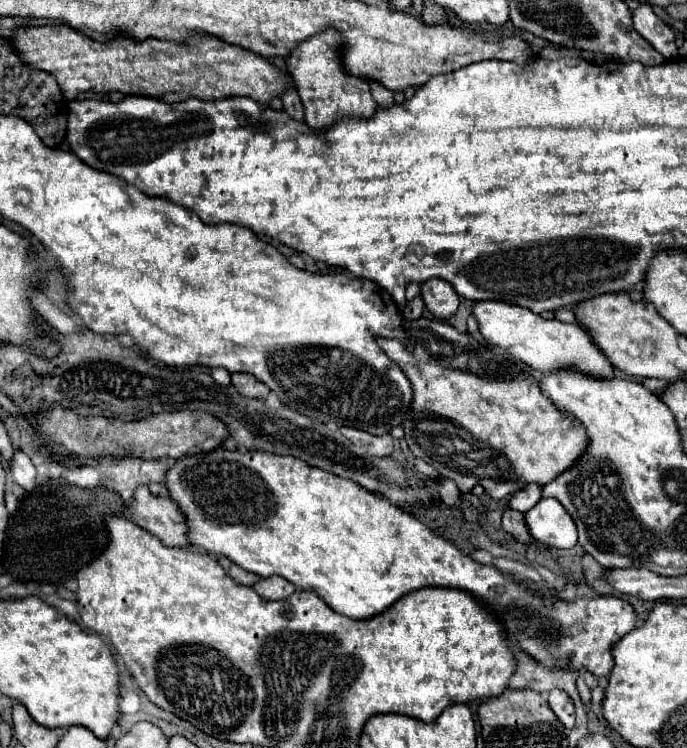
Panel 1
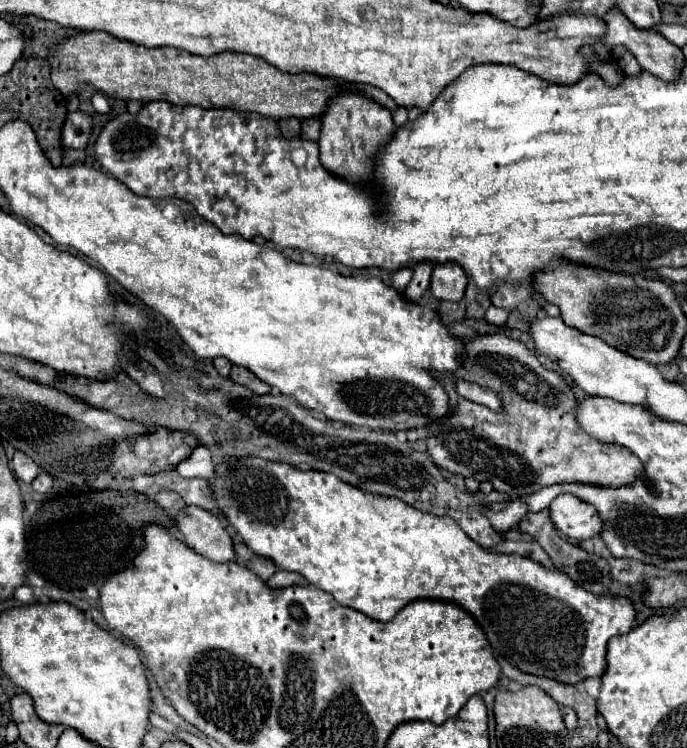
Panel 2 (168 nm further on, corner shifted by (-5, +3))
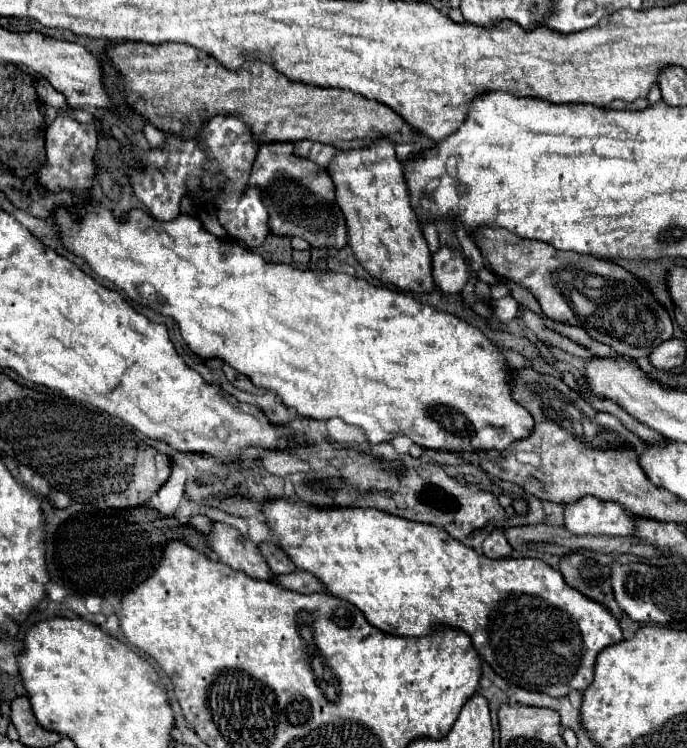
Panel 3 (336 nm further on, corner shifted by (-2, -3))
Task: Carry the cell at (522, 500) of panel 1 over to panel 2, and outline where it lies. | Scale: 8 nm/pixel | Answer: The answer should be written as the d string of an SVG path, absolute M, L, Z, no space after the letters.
M512 501L506 509L502 509L502 511L498 511L497 513L488 509L482 509L482 513L490 519L492 527L500 535L506 535L508 529L512 529L514 525L518 525L520 519L526 515L526 511L528 511L528 507L524 507L522 501Z

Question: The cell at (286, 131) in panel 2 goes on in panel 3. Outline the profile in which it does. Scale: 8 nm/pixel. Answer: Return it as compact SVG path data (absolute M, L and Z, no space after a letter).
M263 143L253 163L249 185L263 189L263 201L269 211L271 231L275 235L297 235L307 239L313 247L341 249L347 243L347 227L343 213L335 205L333 181L325 167L297 157L293 143Z

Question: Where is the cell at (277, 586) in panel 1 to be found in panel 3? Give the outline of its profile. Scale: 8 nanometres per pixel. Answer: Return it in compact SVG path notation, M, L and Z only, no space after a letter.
M293 571L289 575L279 575L275 581L281 587L297 591L297 593L317 593L317 591L323 591L319 579L315 579L313 575L309 575L305 571Z

